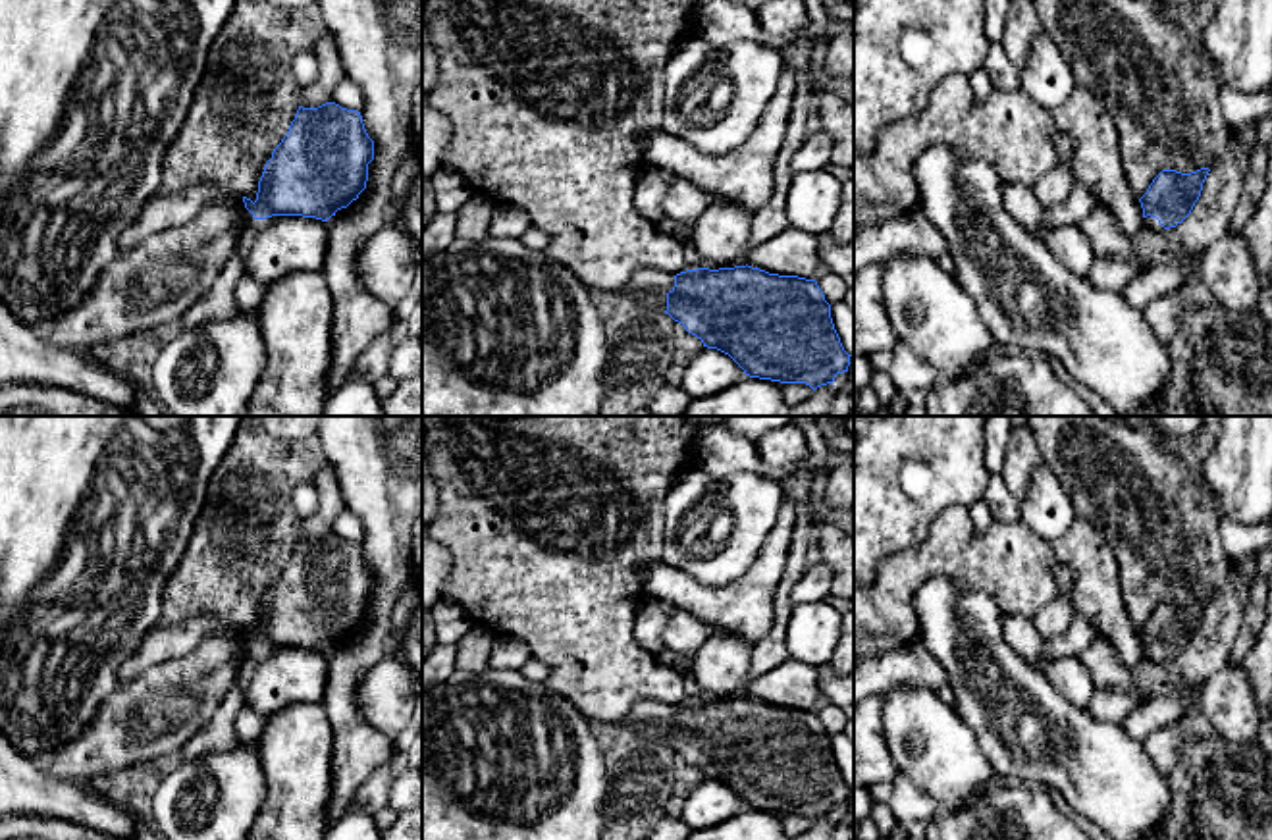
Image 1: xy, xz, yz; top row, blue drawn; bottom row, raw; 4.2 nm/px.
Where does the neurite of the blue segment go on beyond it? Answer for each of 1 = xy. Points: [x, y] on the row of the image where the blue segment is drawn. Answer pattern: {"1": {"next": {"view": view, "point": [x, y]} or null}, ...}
{"1": {"next": {"view": "xy", "point": [149, 288]}}}

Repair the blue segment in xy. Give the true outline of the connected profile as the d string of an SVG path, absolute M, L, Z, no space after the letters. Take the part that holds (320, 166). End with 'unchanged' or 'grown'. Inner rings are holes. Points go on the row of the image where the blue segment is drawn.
M335 102L318 108L299 106L287 135L264 166L254 202L241 195L235 195L233 200L216 200L189 223L160 231L119 254L106 266L83 302L42 331L44 341L85 354L96 343L173 329L183 312L210 291L218 272L233 256L239 208L247 208L254 220L303 216L328 222L366 189L372 160L374 141L364 129L360 112Z; grown

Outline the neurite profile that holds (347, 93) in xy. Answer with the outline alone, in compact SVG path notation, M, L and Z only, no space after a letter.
M345 77L333 91L331 102L339 104L341 108L347 110L357 110L360 112L364 108L364 94L360 87Z

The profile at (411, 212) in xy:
M422 171L409 187L409 197L401 210L401 218L409 235L422 245Z

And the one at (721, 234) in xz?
M713 200L698 218L692 245L702 256L700 268L746 266L754 214L738 204Z

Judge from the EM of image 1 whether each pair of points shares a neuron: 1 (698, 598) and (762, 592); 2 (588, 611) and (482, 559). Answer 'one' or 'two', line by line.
1: one
2: one

